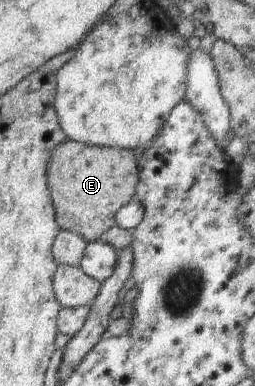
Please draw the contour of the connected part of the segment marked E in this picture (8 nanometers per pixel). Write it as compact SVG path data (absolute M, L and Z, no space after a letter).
M76 141L60 143L48 162L46 179L52 207L60 230L68 230L84 237L86 241L97 240L117 223L122 207L136 193L139 182L137 152L130 149L82 145Z

